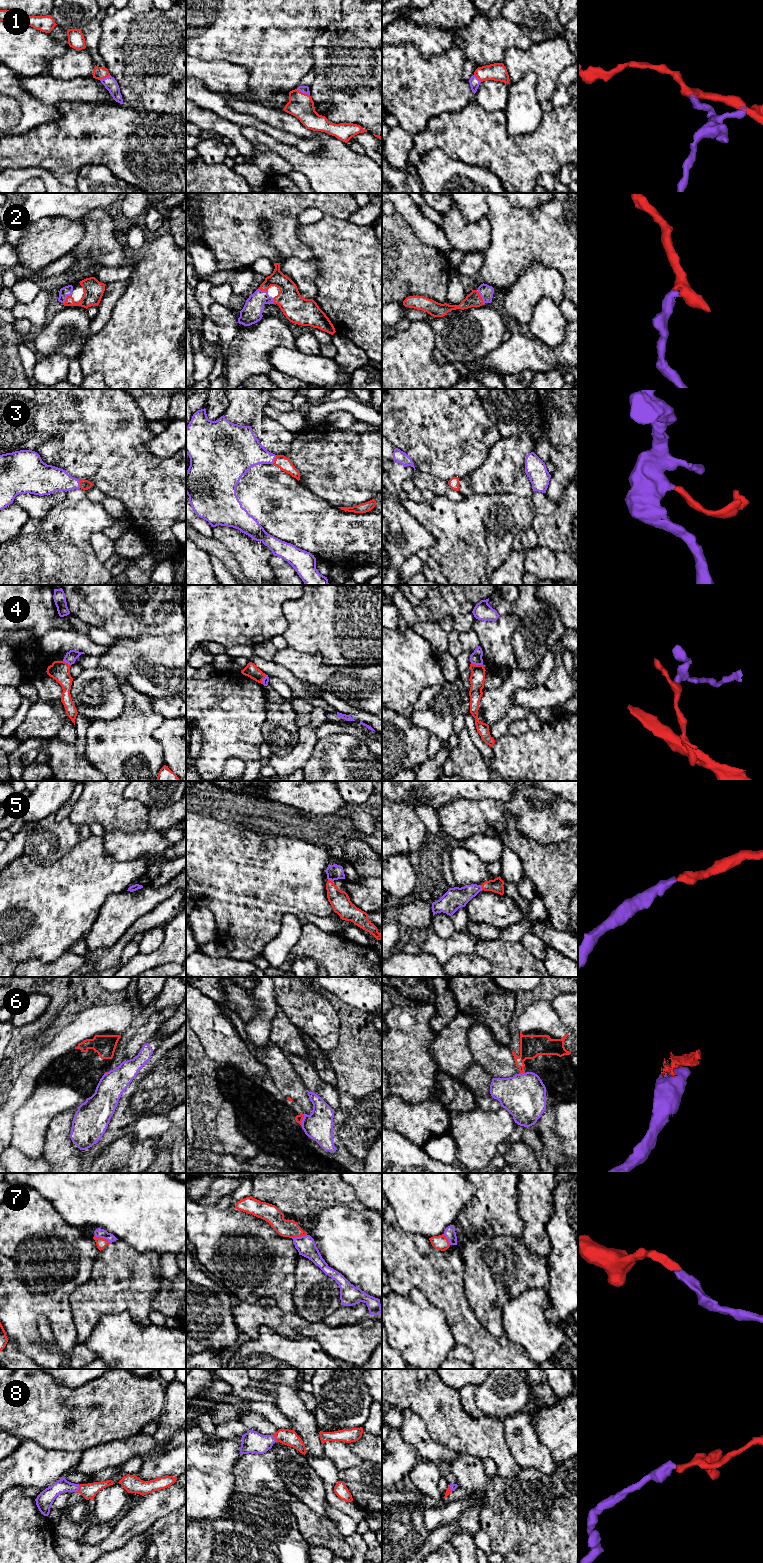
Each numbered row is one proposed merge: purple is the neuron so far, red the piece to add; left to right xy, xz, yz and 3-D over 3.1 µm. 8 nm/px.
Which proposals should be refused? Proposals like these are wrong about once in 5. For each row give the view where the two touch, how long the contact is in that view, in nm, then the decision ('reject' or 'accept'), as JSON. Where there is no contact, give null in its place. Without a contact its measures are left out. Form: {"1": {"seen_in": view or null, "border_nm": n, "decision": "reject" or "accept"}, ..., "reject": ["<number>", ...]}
{"1": {"seen_in": "xz", "border_nm": 120, "decision": "accept"}, "2": {"seen_in": "yz", "border_nm": 120, "decision": "accept"}, "3": {"seen_in": "xy", "border_nm": 80, "decision": "accept"}, "4": {"seen_in": "yz", "border_nm": 100, "decision": "reject"}, "5": {"seen_in": "xz", "border_nm": 40, "decision": "accept"}, "6": {"seen_in": "xz", "border_nm": 100, "decision": "reject"}, "7": {"seen_in": "xy", "border_nm": 150, "decision": "accept"}, "8": {"seen_in": "xy", "border_nm": 60, "decision": "accept"}, "reject": ["4", "6"]}

